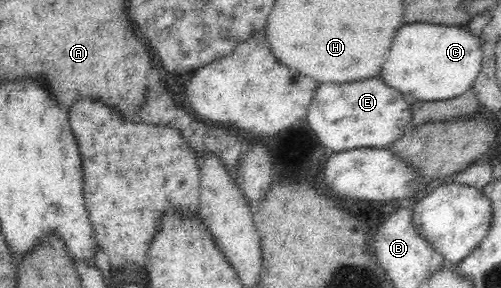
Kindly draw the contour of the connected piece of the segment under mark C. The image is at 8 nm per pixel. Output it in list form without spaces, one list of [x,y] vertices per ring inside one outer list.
[[[409,23],[397,29],[385,63],[381,65],[381,79],[387,87],[399,91],[407,103],[413,101],[448,100],[472,87],[482,68],[482,47],[480,37],[472,36],[466,25],[437,25],[427,23]]]

